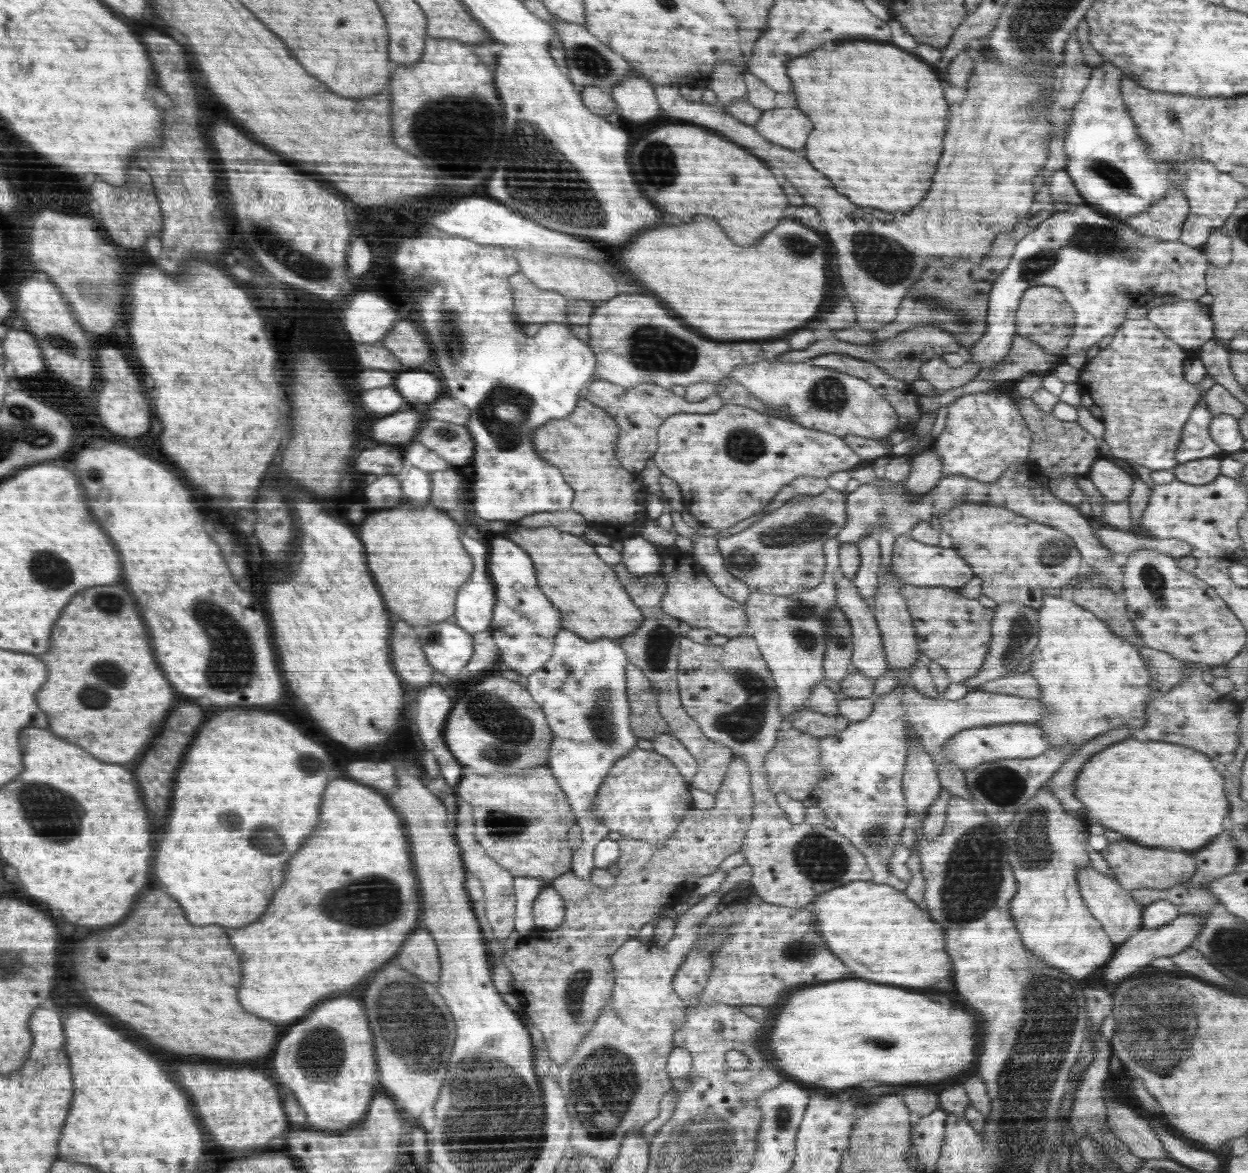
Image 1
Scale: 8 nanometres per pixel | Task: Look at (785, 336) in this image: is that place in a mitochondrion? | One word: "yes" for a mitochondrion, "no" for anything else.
no

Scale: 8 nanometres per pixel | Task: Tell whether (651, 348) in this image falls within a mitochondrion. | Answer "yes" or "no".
yes

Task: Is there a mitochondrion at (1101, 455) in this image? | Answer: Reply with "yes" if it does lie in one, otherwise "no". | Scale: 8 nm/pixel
no

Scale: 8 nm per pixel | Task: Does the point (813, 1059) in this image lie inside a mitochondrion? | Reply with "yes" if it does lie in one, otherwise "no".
no

